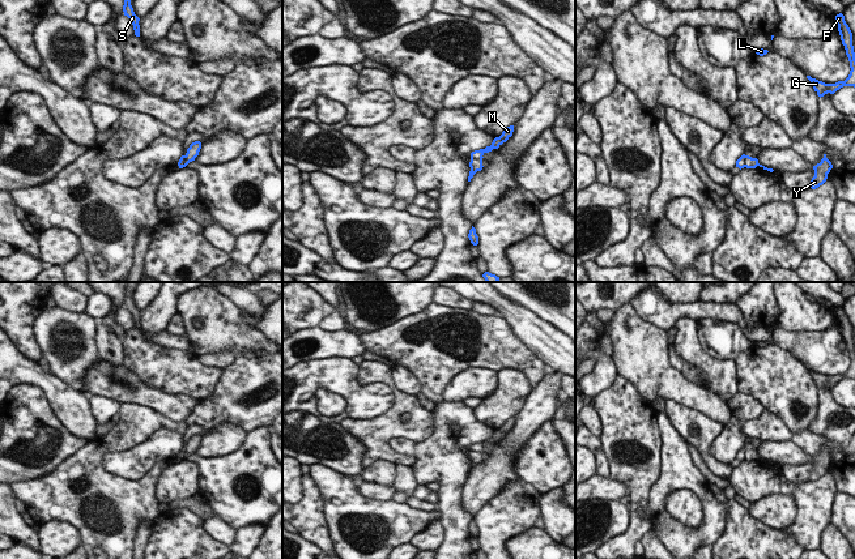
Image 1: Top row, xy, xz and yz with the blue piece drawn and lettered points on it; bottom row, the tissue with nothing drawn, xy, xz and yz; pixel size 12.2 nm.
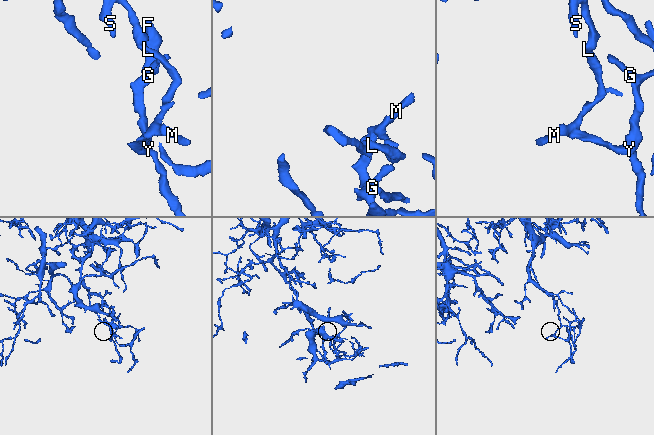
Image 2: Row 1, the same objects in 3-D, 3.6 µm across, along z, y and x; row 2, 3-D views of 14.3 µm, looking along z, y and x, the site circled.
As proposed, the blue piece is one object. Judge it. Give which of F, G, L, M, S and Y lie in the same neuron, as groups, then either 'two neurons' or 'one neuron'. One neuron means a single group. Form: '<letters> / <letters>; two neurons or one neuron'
F G Y / L M S; two neurons

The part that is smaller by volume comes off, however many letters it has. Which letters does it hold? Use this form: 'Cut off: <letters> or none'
Cut off: F, G, Y

